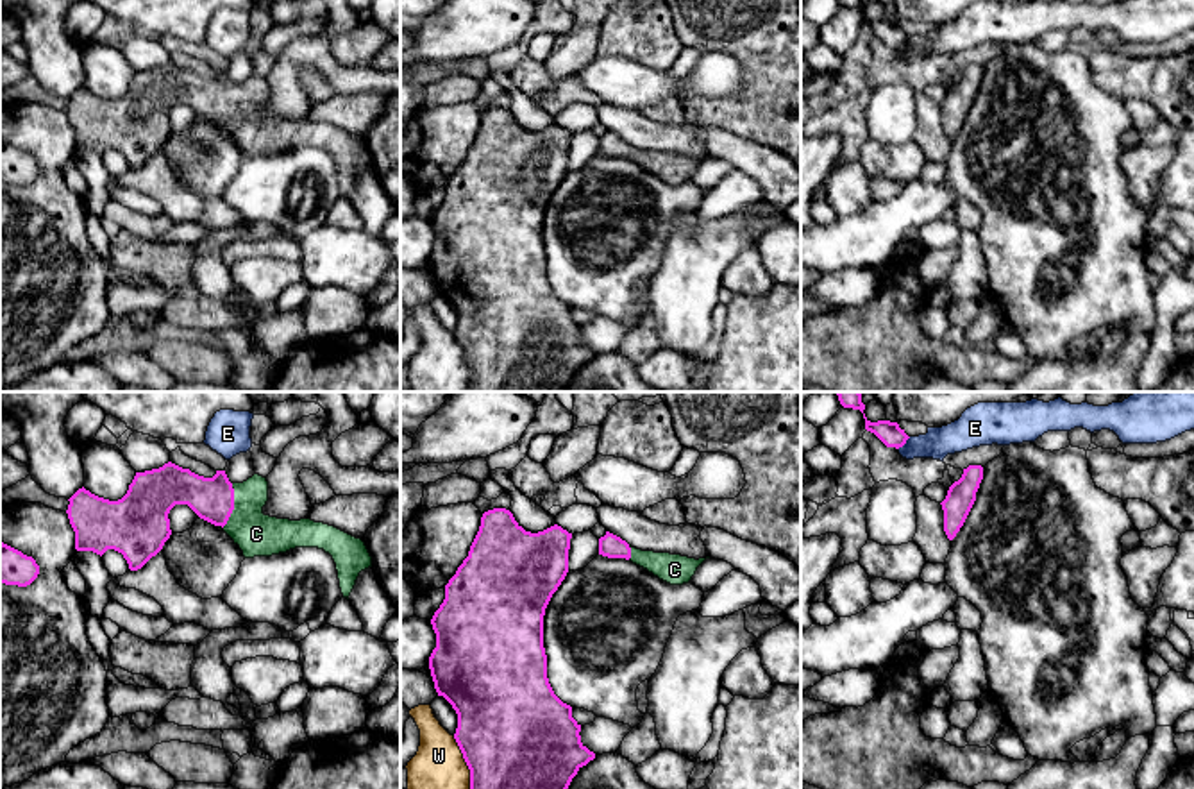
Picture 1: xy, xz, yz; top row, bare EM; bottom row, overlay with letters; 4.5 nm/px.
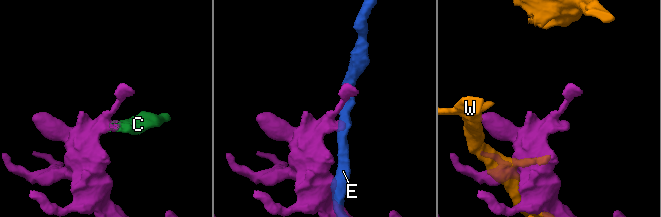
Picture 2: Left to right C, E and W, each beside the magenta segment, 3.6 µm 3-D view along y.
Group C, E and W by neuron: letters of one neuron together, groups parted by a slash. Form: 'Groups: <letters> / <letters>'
Groups: C / E / W

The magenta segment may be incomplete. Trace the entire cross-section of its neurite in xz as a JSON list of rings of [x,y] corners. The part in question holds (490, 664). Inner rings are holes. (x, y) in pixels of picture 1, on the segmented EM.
[[[506,508],[484,512],[468,556],[445,585],[445,599],[431,619],[436,648],[429,669],[438,696],[458,714],[454,739],[470,769],[470,789],[568,789],[577,771],[595,759],[581,742],[572,707],[549,683],[543,648],[543,615],[568,573],[570,539],[572,533],[558,524],[531,533]]]

